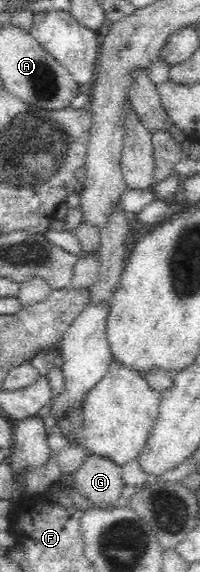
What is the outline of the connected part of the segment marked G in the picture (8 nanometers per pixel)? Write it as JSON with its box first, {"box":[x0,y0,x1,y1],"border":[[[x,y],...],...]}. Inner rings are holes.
{"box":[73,455,125,508],"border":[[[88,455],[83,465],[73,475],[73,488],[85,497],[91,508],[111,508],[118,505],[125,484],[121,480],[121,468],[111,460]]]}

